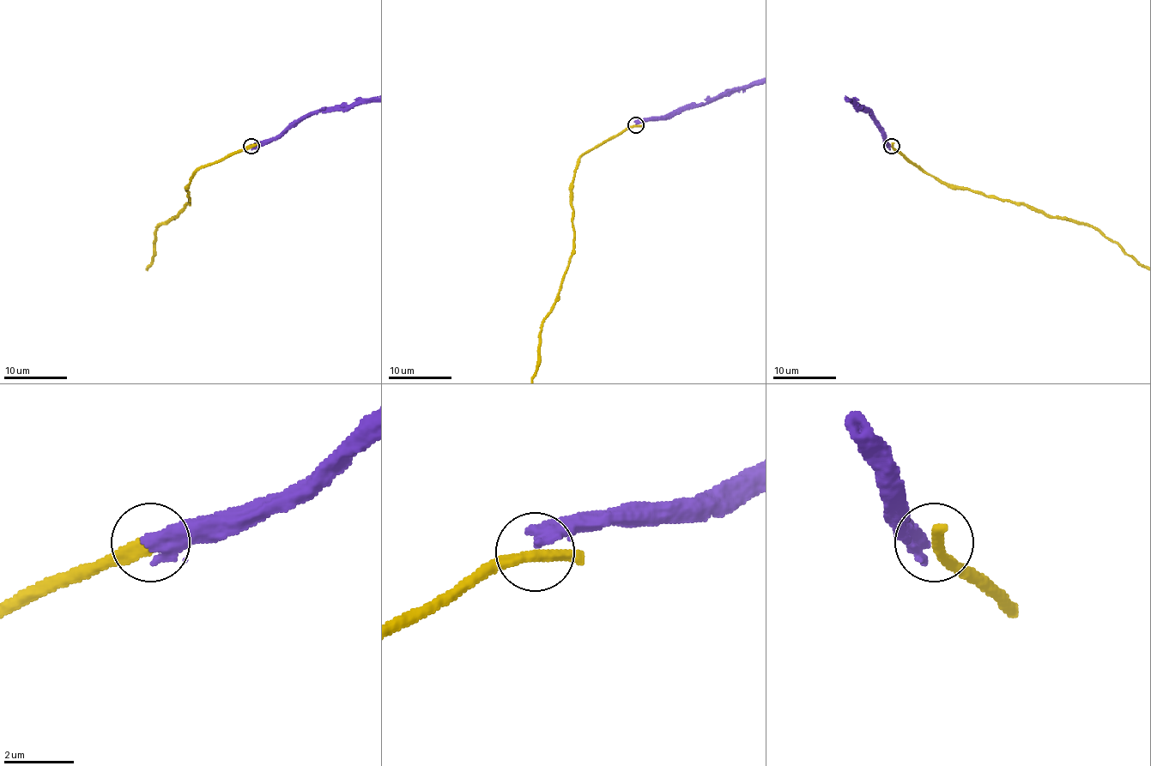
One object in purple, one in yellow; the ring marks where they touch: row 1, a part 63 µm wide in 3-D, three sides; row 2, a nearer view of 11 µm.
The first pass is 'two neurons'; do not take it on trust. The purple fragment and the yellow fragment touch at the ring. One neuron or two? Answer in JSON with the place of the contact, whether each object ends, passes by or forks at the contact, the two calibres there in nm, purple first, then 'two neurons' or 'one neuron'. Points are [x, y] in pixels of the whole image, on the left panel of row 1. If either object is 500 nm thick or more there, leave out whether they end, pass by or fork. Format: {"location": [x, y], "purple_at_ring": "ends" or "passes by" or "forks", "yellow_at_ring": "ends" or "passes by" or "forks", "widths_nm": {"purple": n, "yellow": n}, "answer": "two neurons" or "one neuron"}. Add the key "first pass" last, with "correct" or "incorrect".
{"location": [251, 146], "widths_nm": {"purple": 500, "yellow": 360}, "answer": "two neurons", "first pass": "correct"}

